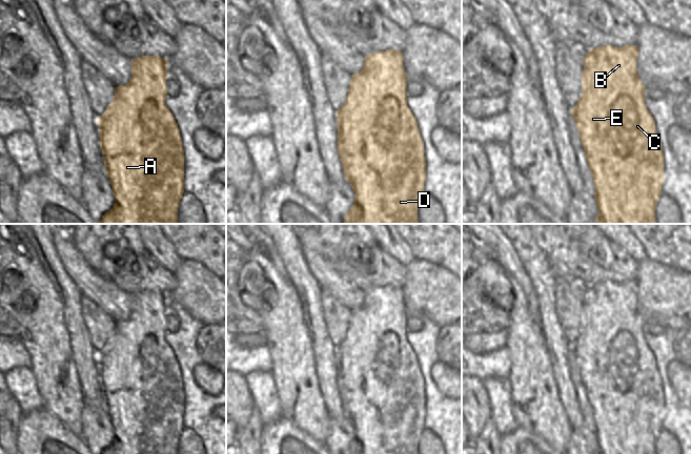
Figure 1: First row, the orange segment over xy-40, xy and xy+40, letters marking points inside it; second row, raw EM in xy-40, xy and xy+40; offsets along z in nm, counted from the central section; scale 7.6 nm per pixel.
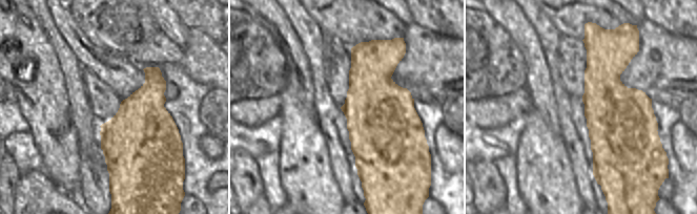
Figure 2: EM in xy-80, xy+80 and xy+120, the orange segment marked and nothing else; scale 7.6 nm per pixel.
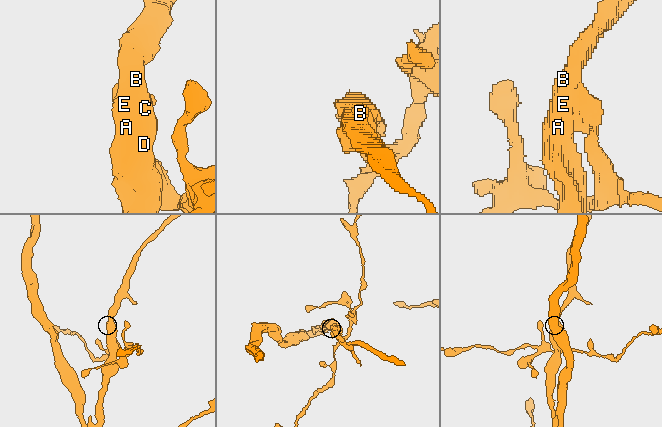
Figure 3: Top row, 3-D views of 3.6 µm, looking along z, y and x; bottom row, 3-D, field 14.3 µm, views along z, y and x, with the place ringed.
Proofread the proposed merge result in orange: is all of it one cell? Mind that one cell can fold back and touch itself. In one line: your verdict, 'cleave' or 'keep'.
cleave

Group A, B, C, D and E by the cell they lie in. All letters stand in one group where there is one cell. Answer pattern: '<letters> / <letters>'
A B D E / C

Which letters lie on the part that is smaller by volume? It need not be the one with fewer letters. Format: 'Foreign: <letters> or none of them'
Foreign: C.

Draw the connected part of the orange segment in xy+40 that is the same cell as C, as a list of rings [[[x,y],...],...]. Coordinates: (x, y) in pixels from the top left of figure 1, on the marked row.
[[[623,96],[615,103],[614,109],[616,118],[611,120],[611,137],[617,152],[627,157],[639,137],[653,139],[655,122],[645,105],[645,96],[641,97],[639,102]]]

